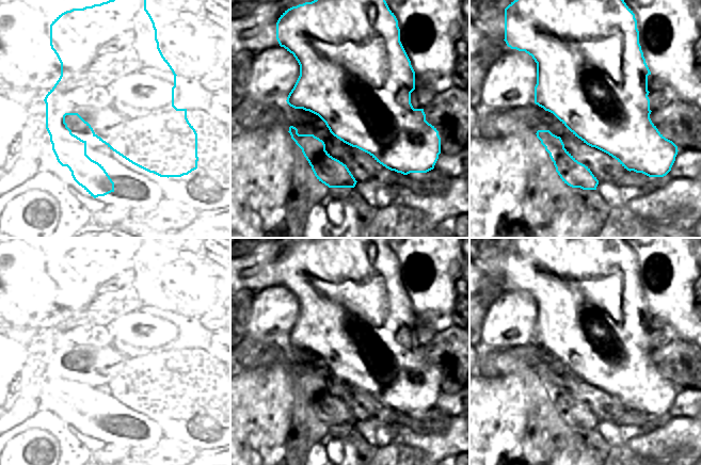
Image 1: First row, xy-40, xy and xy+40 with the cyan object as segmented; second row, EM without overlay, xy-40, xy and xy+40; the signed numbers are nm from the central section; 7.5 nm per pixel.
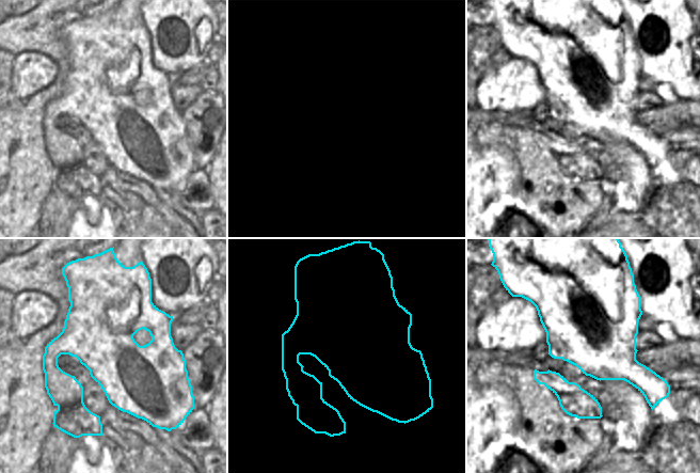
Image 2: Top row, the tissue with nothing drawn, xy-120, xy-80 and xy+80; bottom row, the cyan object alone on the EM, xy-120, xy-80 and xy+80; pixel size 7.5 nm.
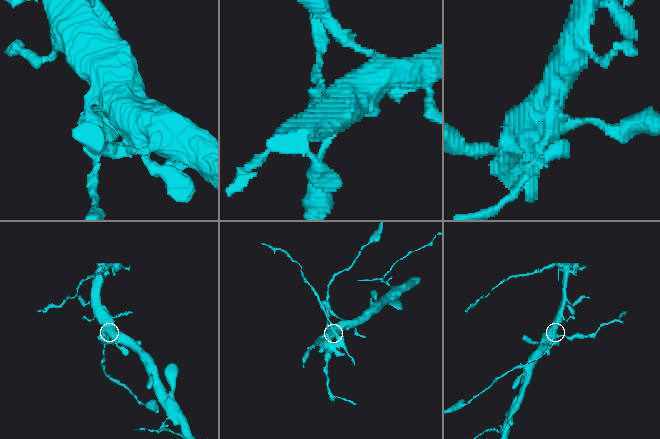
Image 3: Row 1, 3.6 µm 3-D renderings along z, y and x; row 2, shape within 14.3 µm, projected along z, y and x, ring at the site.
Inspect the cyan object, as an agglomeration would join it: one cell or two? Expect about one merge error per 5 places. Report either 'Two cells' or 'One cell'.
Two cells

